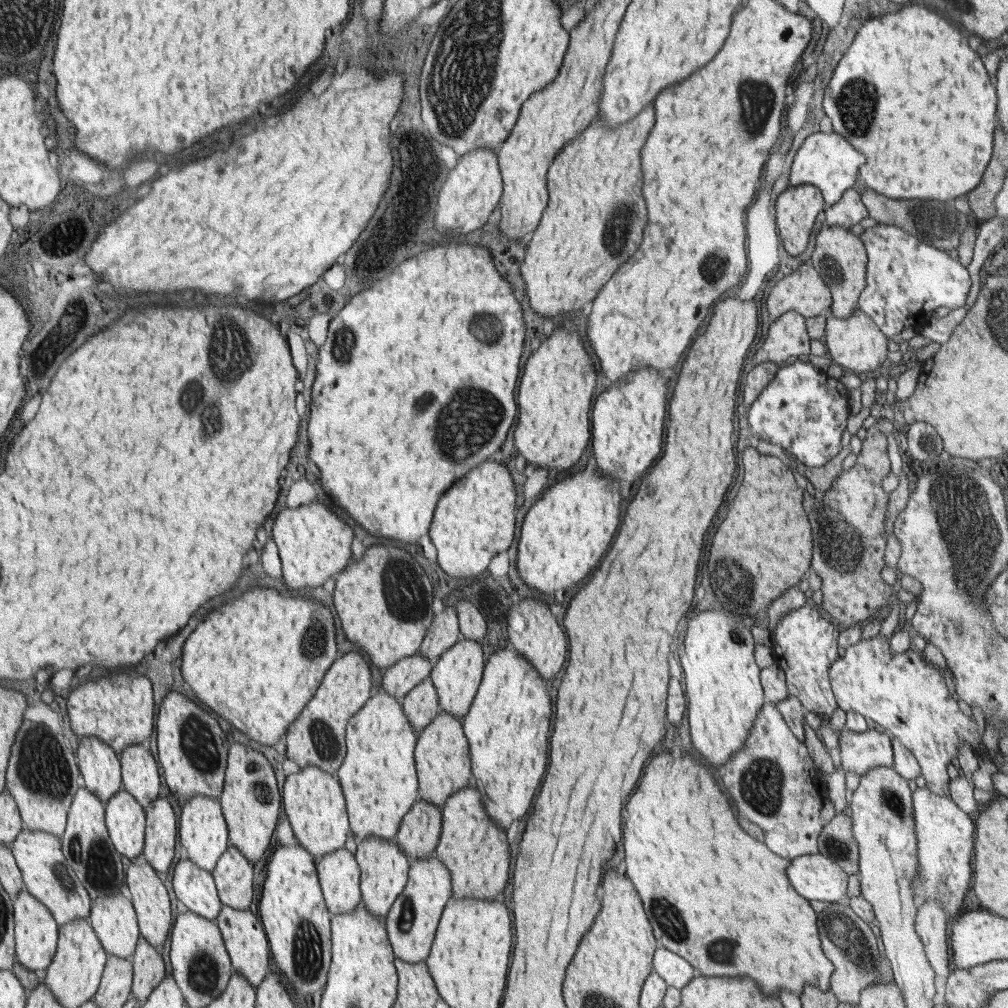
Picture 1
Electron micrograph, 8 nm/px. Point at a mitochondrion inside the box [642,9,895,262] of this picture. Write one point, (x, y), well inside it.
(858, 102)

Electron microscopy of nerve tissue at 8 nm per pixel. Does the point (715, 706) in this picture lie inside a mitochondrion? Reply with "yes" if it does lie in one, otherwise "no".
no

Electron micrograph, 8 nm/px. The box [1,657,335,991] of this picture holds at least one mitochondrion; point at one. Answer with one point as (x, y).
(42, 767)

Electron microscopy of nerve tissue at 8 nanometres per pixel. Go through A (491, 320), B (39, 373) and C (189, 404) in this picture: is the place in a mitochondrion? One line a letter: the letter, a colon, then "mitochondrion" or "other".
A: mitochondrion
B: mitochondrion
C: mitochondrion

